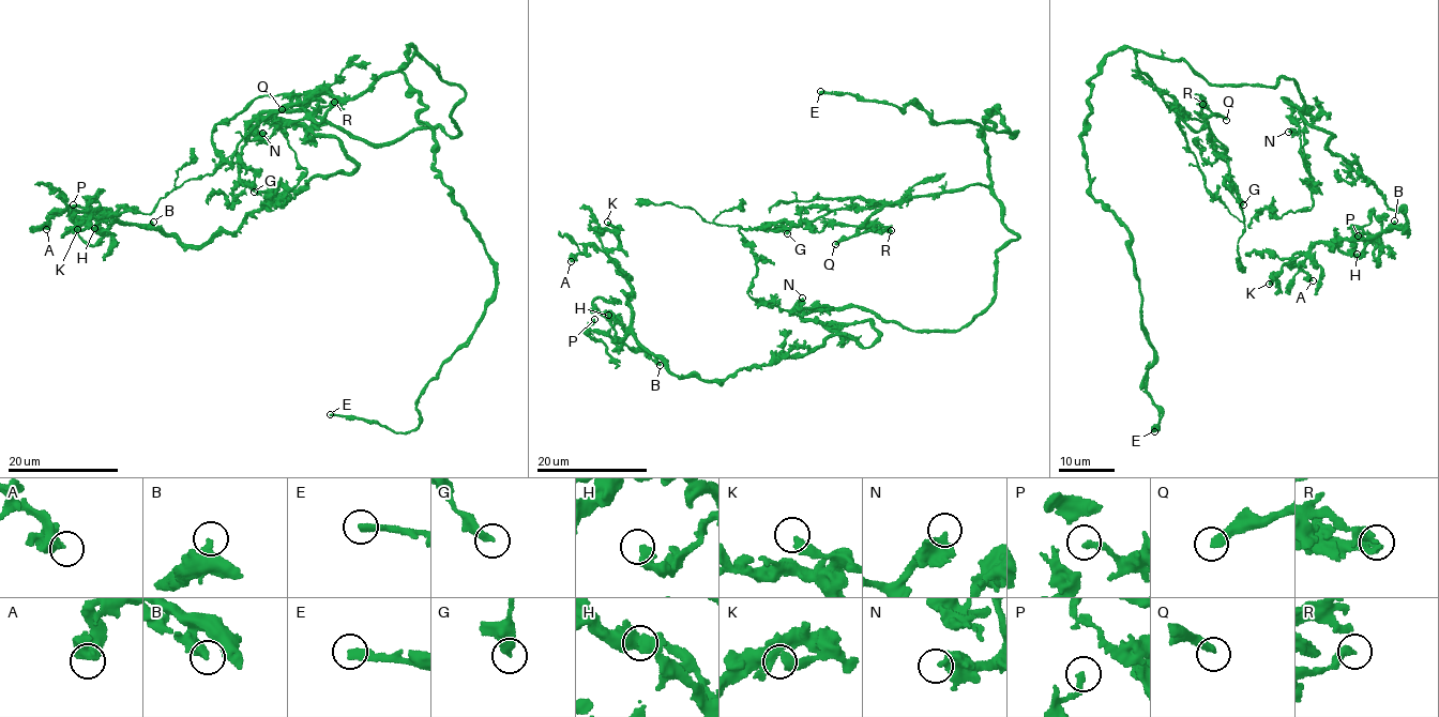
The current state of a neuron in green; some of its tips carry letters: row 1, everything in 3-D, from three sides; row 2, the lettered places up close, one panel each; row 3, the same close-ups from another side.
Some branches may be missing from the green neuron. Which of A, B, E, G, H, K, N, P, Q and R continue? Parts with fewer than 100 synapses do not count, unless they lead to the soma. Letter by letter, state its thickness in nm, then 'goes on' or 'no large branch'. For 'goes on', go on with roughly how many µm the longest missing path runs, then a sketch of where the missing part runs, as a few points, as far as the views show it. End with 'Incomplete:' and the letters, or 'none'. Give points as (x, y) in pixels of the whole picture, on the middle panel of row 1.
A: 400 nm thick; no large branch
B: 460 nm thick; no large branch
E: 340 nm thick; no large branch
G: 400 nm thick; no large branch
H: 360 nm thick; no large branch
K: 420 nm thick; no large branch
N: 500 nm thick; no large branch
P: 260 nm thick; no large branch
Q: 360 nm thick; goes on; about 100 µm are missing; missing branch runs (835, 244), (815, 275), (766, 276), (634, 200), (566, 179)
R: 380 nm thick; no large branch
Incomplete: Q

